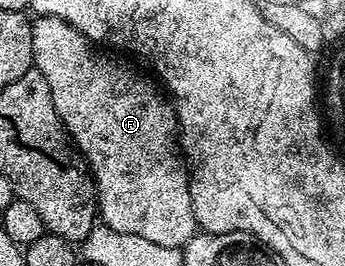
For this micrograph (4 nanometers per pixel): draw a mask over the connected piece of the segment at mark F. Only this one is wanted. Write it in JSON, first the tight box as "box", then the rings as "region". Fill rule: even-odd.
{"box":[32,16,198,250],"region":[[[40,16],[32,22],[32,61],[35,69],[46,76],[50,96],[54,96],[54,108],[69,139],[84,155],[92,171],[99,221],[114,228],[114,232],[142,236],[142,240],[162,244],[162,248],[180,250],[198,233],[198,227],[194,204],[190,200],[190,170],[178,145],[178,123],[173,103],[155,81],[147,82],[138,71],[107,58],[103,52],[89,42],[86,35],[66,24],[66,20]]]}

